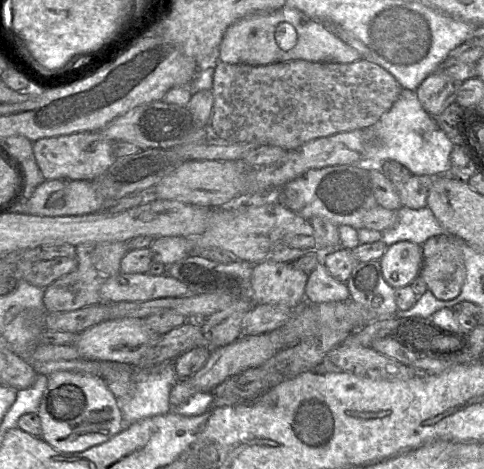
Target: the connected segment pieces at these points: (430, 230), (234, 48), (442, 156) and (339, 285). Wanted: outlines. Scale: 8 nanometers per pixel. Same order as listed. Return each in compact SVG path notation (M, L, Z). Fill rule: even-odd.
M402 206L396 212L396 223L381 232L382 241L388 247L401 241L422 246L428 239L446 233L428 207L411 209Z
M286 6L271 13L253 14L231 24L223 35L218 56L218 61L224 63L254 66L294 60L348 64L360 59L361 55L356 49L343 42L322 23L309 18L297 9Z
M403 89L390 110L384 113L381 118L370 127L374 130L374 144L370 150L367 151L364 162L352 165L359 167L378 167L378 165L385 161L394 160L405 166L414 176L437 177L450 174L450 155L455 143L441 128L438 120L423 109L416 92Z
M322 262L308 275L305 301L313 304L335 303L350 300L346 283L336 280Z

